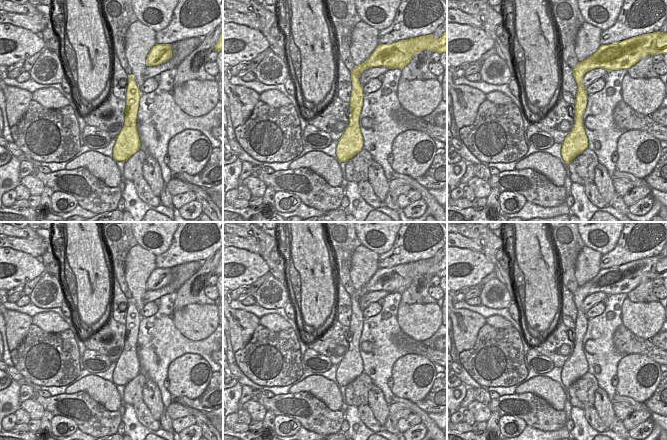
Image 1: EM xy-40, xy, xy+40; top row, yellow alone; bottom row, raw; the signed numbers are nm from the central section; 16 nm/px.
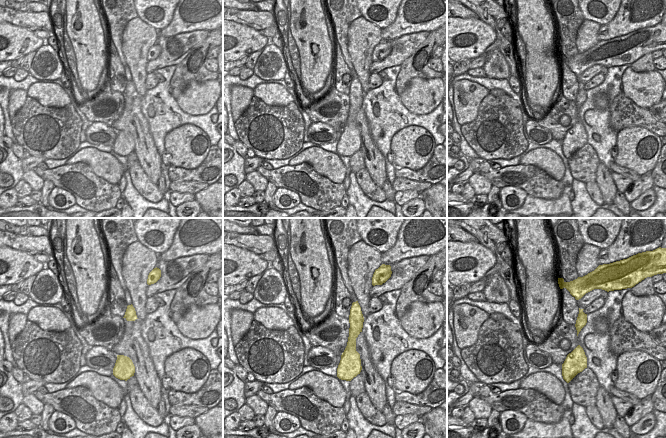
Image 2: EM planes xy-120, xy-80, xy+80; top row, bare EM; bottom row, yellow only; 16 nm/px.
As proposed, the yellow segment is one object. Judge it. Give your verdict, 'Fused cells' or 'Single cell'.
Single cell.

